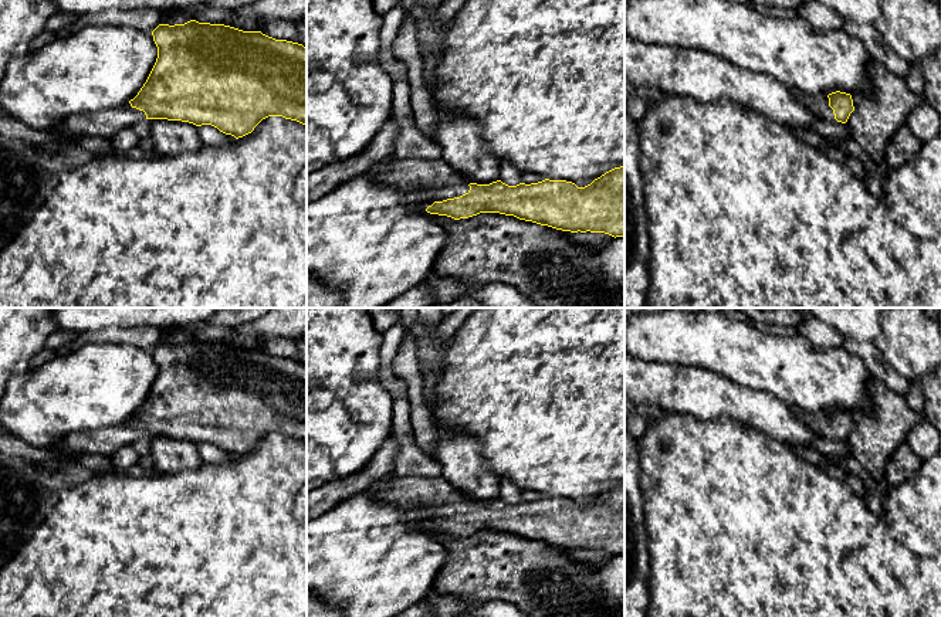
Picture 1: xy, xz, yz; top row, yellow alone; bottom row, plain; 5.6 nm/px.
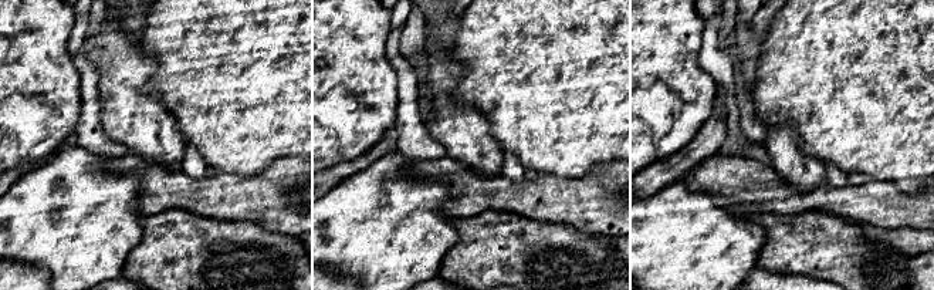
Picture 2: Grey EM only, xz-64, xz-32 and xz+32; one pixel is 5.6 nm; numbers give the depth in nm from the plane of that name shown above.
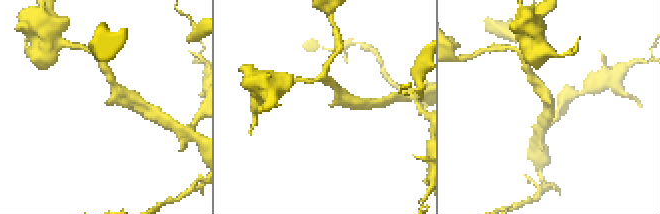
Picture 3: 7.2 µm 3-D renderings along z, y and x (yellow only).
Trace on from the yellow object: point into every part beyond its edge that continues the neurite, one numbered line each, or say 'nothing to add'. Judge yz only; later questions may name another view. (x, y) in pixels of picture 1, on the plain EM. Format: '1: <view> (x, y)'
1: yz (818, 424)

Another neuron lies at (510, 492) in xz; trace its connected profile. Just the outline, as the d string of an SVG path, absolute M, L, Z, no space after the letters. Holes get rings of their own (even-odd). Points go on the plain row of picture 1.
M500 478L500 498L508 504L517 504L522 501L521 489L507 478Z

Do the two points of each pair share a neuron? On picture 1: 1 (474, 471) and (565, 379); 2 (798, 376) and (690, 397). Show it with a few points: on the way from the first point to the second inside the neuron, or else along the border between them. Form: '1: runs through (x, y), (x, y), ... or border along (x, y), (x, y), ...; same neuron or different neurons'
1: border along (466, 433), (477, 441), (486, 465), (500, 477); different neurons
2: border along (714, 372), (738, 385), (775, 397); different neurons

